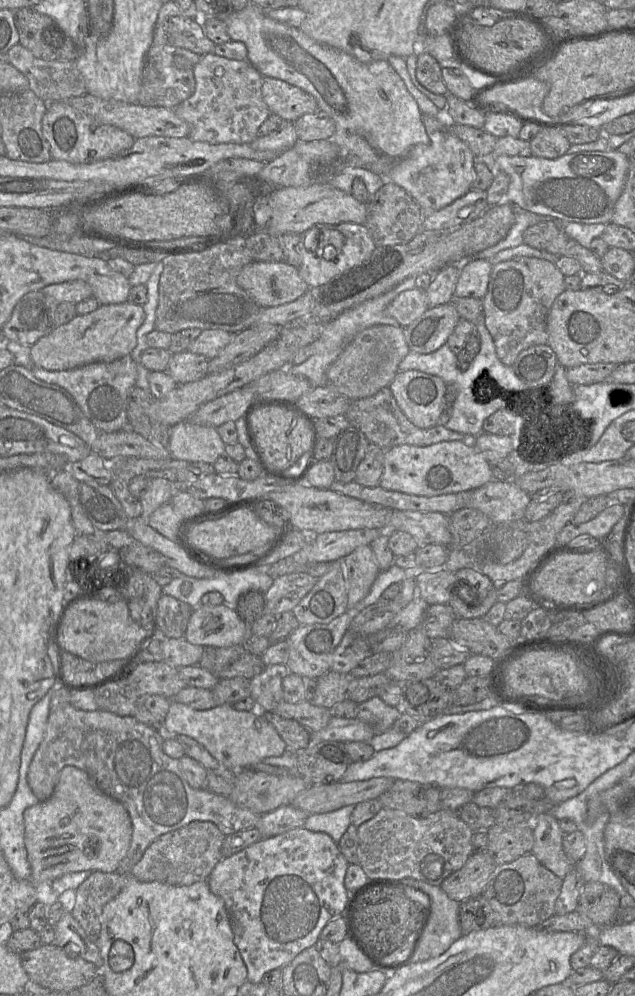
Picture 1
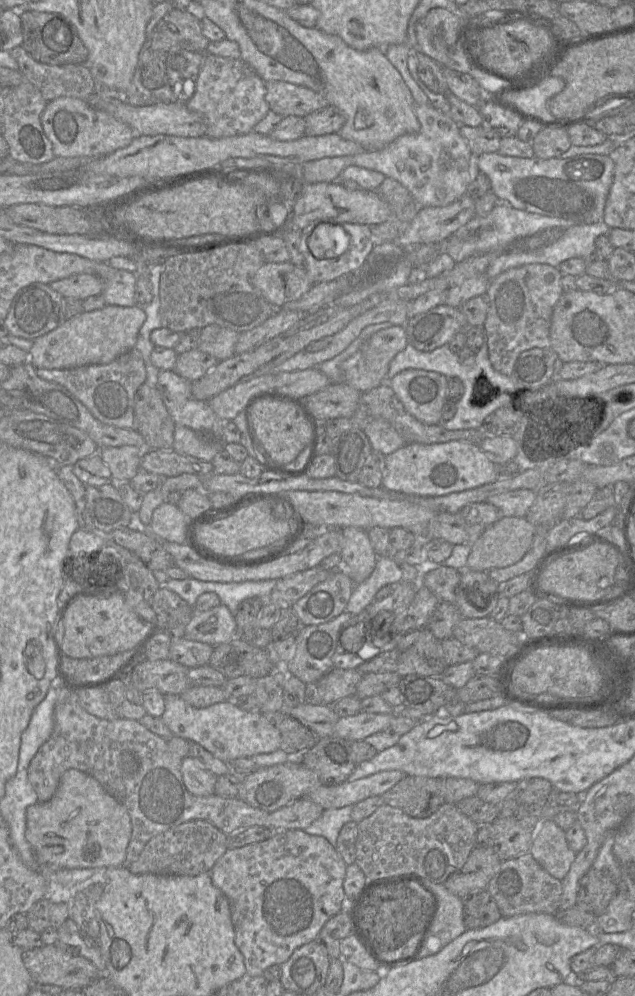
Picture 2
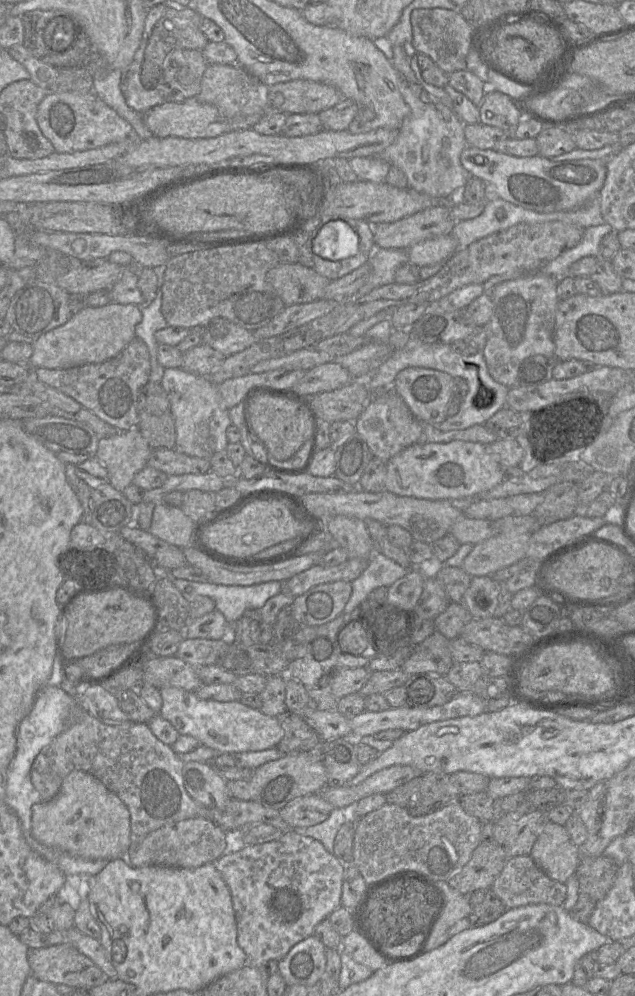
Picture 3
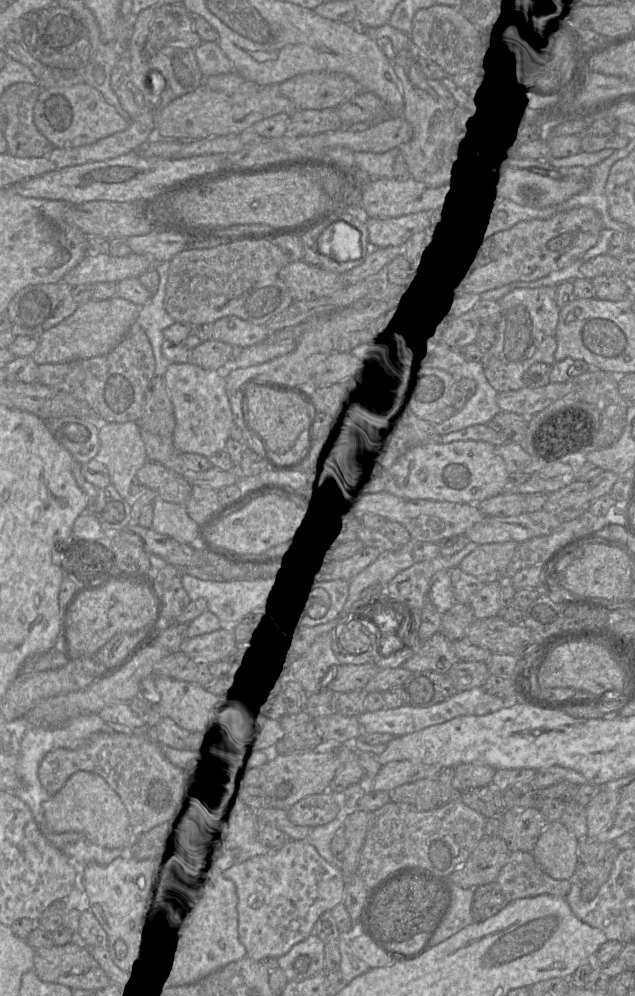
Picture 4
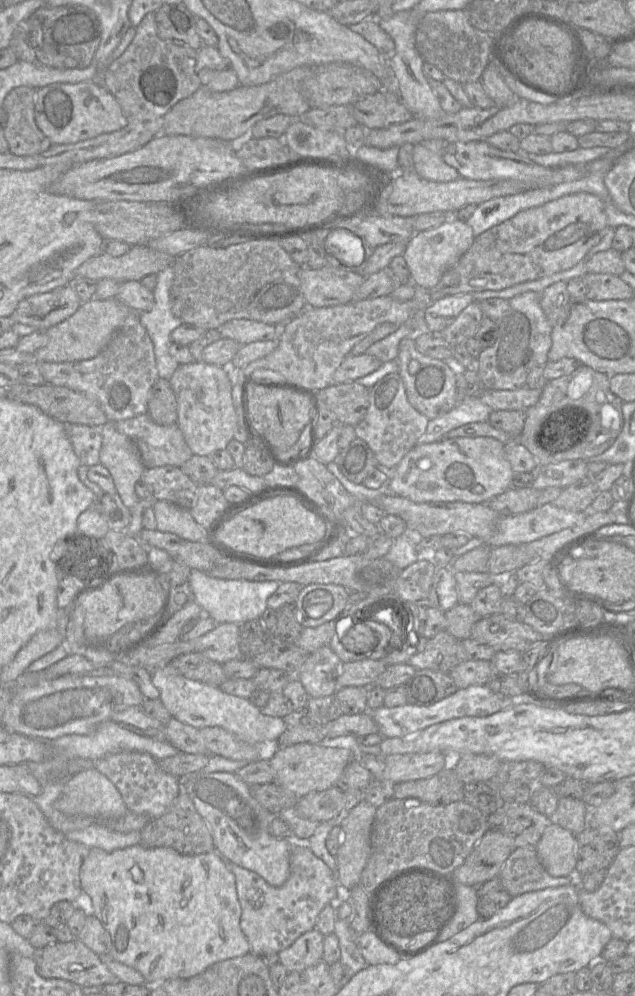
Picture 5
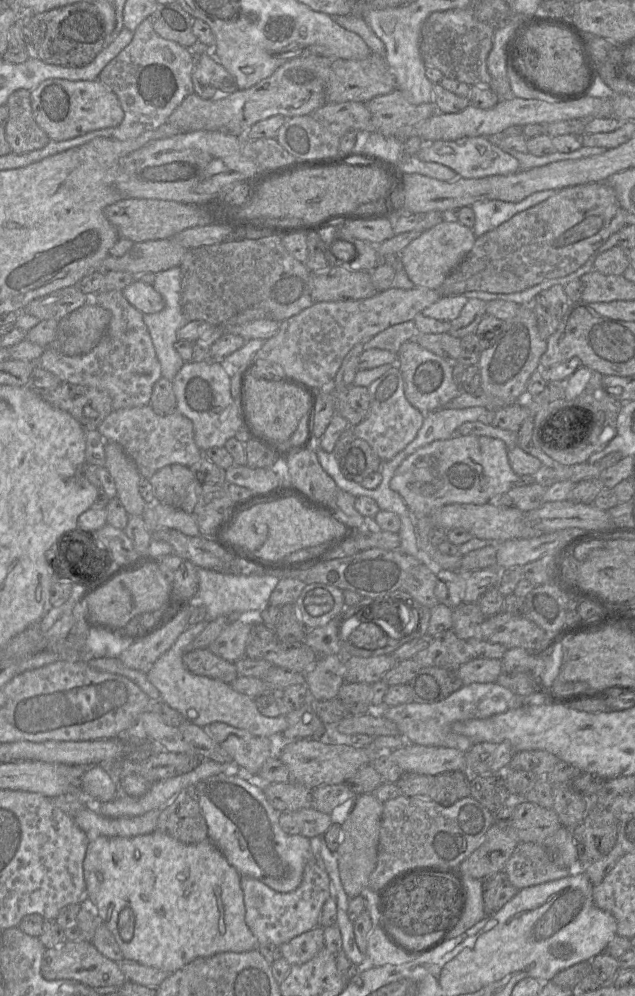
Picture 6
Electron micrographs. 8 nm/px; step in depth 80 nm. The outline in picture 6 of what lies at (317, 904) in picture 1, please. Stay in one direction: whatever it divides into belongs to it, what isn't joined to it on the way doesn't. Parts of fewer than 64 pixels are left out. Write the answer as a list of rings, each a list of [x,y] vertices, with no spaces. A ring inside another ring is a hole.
[[[317,856],[306,864],[302,881],[292,892],[276,892],[261,881],[248,876],[241,877],[241,888],[246,908],[245,922],[257,938],[258,944],[273,943],[277,946],[319,926],[322,907],[326,900],[333,896],[330,878]]]

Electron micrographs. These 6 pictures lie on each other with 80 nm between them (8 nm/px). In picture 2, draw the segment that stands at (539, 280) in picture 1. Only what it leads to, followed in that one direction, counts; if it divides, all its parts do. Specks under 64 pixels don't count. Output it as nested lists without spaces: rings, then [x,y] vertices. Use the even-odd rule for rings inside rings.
[[[525,264],[510,268],[489,283],[488,312],[483,325],[489,360],[501,374],[512,376],[515,363],[524,351],[550,348],[550,327],[554,307],[563,290],[562,273],[548,264]]]

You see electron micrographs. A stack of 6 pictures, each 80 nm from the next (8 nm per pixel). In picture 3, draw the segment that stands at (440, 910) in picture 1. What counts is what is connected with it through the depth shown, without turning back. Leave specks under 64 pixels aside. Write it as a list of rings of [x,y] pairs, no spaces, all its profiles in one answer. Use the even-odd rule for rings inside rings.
[[[435,881],[433,887],[437,887],[443,894],[443,908],[438,919],[434,921],[432,932],[423,948],[423,955],[471,927],[468,895],[452,888],[447,881]]]

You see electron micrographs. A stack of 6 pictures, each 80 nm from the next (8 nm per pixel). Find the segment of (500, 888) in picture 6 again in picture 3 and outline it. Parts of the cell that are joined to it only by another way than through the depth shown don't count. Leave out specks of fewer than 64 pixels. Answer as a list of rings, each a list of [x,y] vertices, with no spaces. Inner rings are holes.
[[[491,888],[480,889],[468,895],[471,926],[483,926],[498,919],[506,906]]]

